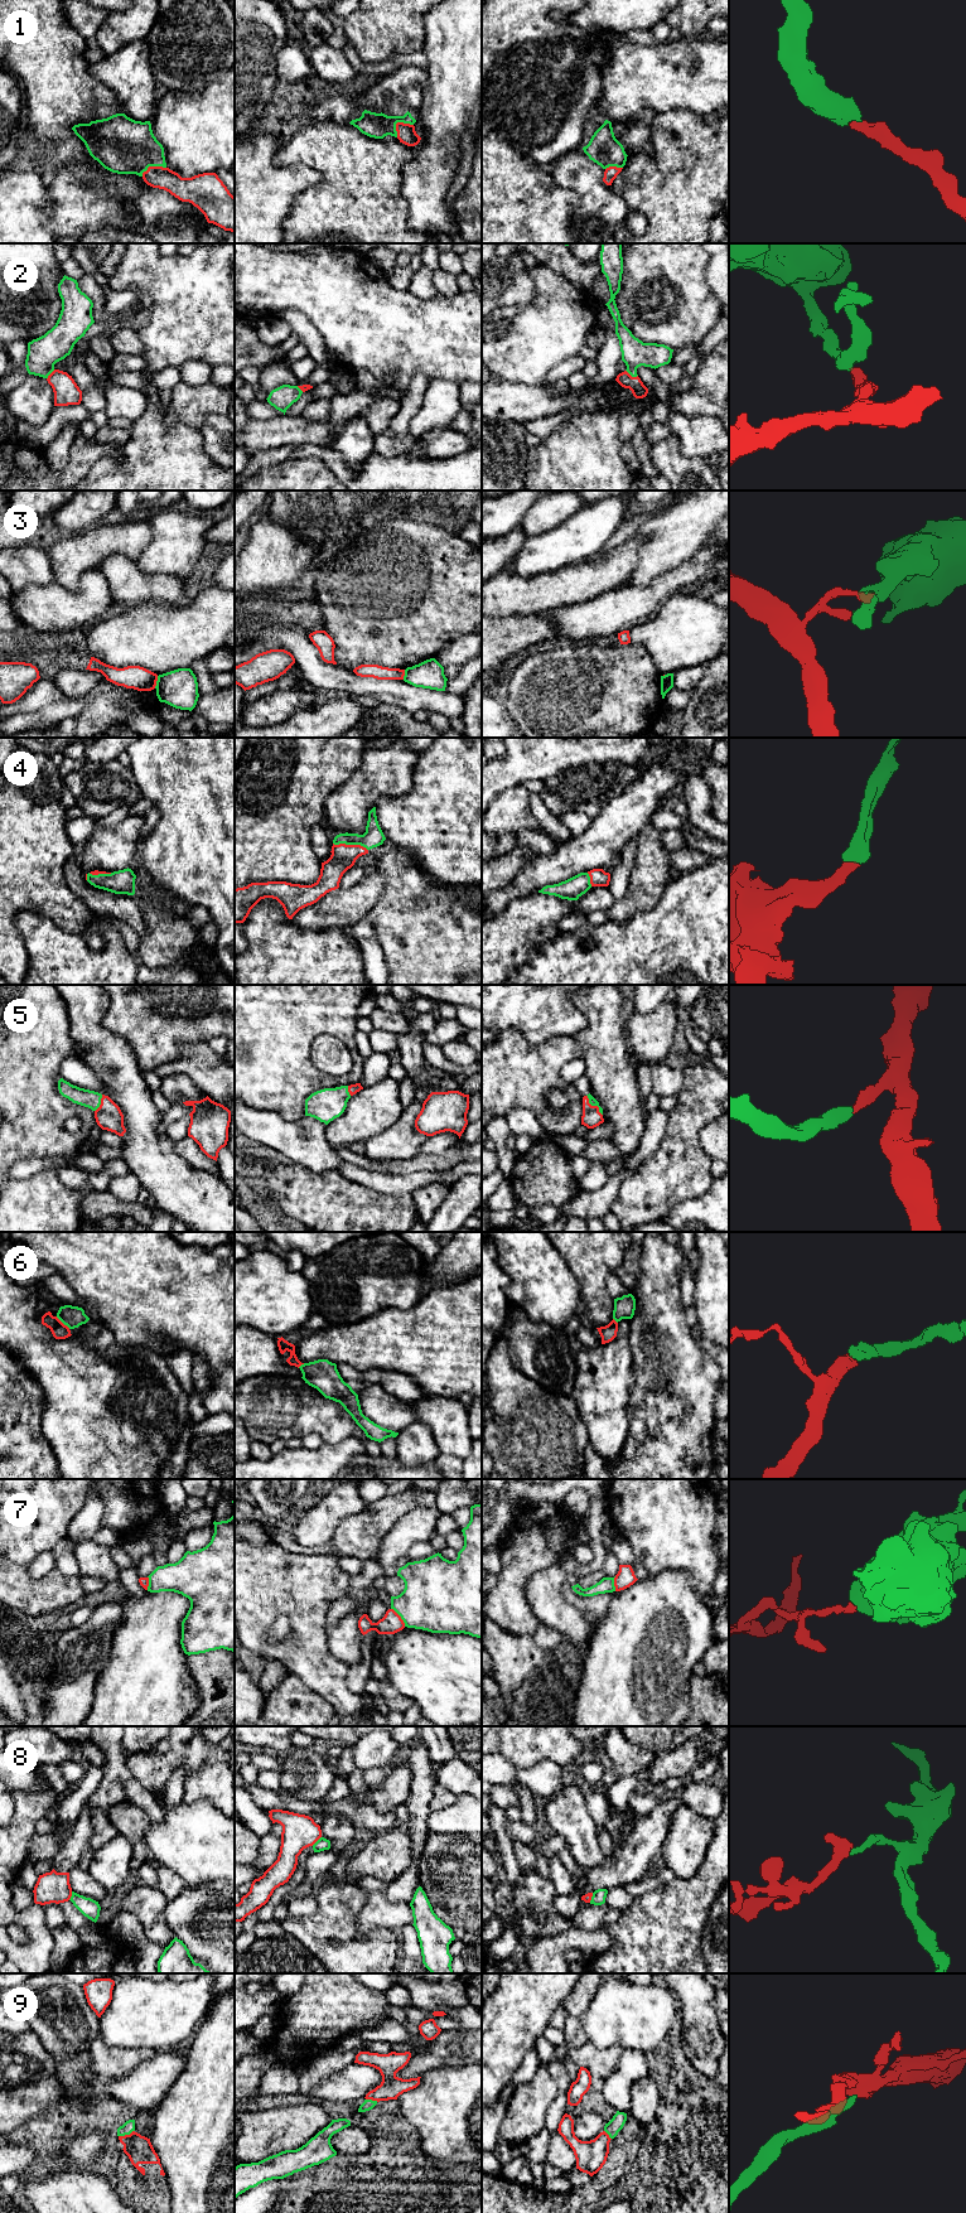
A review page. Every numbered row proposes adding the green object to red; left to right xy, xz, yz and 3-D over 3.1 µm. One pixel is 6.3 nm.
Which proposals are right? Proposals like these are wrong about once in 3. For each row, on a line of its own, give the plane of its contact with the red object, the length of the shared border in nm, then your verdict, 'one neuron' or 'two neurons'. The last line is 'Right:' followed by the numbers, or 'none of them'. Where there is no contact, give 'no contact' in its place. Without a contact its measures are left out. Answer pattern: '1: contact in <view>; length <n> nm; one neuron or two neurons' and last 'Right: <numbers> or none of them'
1: contact in xz; length 140 nm; one neuron
2: contact in yz; length 90 nm; one neuron
3: contact in xy; length 80 nm; two neurons
4: contact in xz; length 220 nm; one neuron
5: contact in yz; length 170 nm; one neuron
6: contact in xy; length 120 nm; one neuron
7: contact in xz; length 150 nm; two neurons
8: contact in xz; length 90 nm; two neurons
9: contact in xy; length 110 nm; one neuron
Right: 1, 2, 4, 5, 6, 9

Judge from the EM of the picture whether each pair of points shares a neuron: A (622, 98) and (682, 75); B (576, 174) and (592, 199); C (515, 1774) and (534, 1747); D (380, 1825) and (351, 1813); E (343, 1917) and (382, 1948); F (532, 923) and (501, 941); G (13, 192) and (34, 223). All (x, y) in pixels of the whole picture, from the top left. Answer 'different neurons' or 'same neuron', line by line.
A: same neuron
B: same neuron
C: different neurons
D: same neuron
E: same neuron
F: same neuron
G: same neuron

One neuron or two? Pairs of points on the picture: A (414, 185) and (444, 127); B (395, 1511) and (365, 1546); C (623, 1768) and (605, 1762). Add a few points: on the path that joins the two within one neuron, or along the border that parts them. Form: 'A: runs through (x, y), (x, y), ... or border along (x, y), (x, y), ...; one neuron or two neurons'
A: runs through (428, 172), (436, 162), (442, 141); one neuron
B: runs through (386, 1520), (368, 1537); one neuron
C: border along (599, 1743), (613, 1769); two neurons

